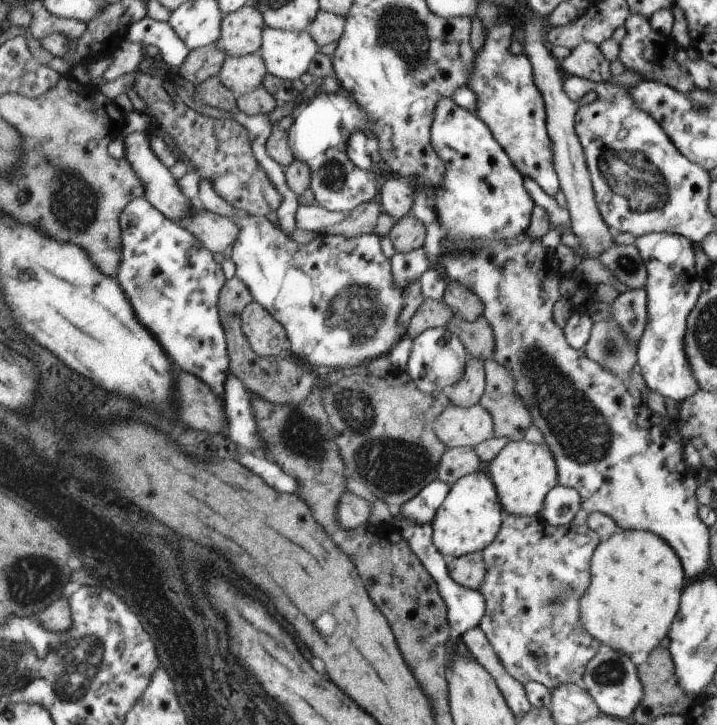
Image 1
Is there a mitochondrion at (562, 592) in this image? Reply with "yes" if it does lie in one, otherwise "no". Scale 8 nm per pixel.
yes

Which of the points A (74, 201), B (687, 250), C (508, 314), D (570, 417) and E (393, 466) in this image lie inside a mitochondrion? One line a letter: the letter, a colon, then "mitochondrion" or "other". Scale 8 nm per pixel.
A: mitochondrion
B: other
C: mitochondrion
D: mitochondrion
E: mitochondrion

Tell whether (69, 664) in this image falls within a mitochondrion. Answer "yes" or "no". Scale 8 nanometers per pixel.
yes

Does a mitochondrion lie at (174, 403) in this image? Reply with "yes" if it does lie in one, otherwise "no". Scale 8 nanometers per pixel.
no

